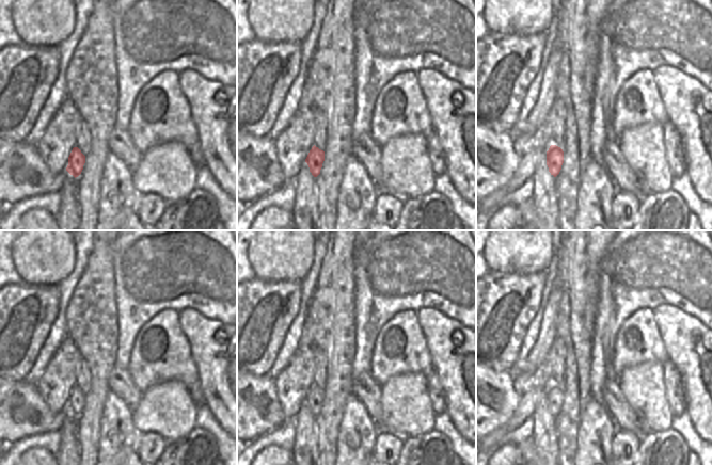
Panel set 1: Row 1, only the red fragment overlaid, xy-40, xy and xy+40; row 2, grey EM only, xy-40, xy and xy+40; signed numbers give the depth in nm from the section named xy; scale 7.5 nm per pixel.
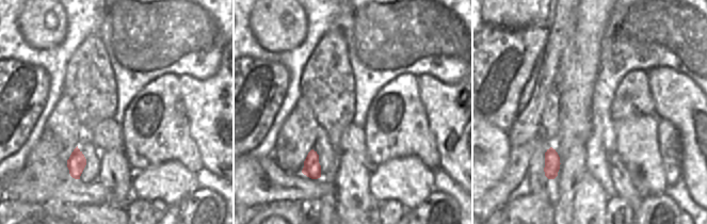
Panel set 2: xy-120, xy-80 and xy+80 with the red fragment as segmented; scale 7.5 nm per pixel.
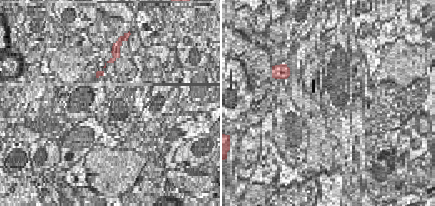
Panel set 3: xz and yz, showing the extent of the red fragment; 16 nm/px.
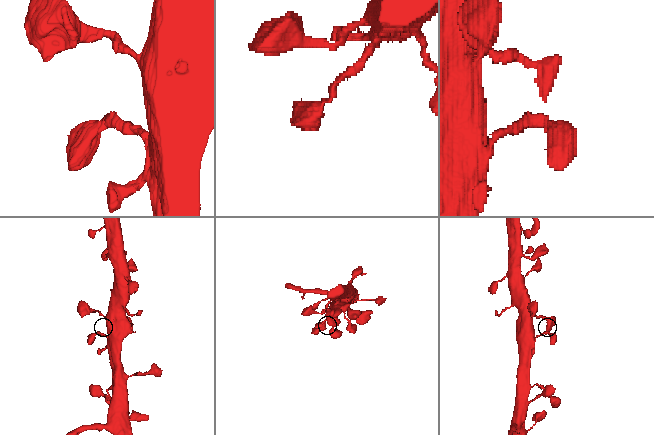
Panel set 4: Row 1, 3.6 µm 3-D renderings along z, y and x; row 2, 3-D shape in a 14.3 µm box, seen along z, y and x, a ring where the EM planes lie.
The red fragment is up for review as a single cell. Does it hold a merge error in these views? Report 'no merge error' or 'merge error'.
no merge error

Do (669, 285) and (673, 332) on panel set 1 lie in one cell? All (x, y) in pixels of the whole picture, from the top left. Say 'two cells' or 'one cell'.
two cells

